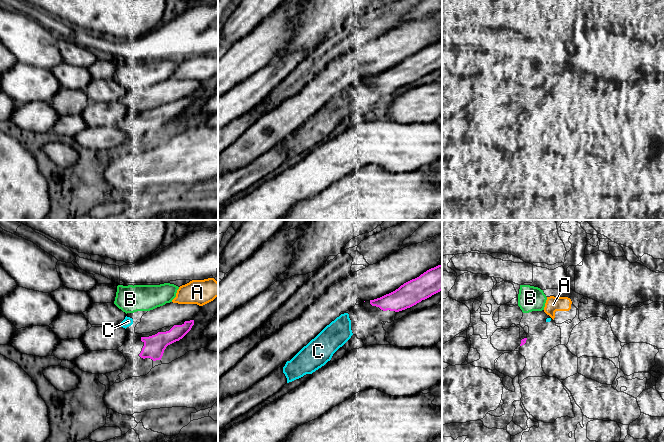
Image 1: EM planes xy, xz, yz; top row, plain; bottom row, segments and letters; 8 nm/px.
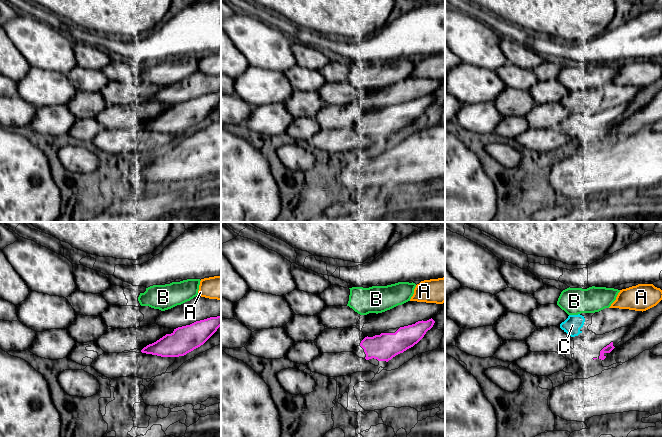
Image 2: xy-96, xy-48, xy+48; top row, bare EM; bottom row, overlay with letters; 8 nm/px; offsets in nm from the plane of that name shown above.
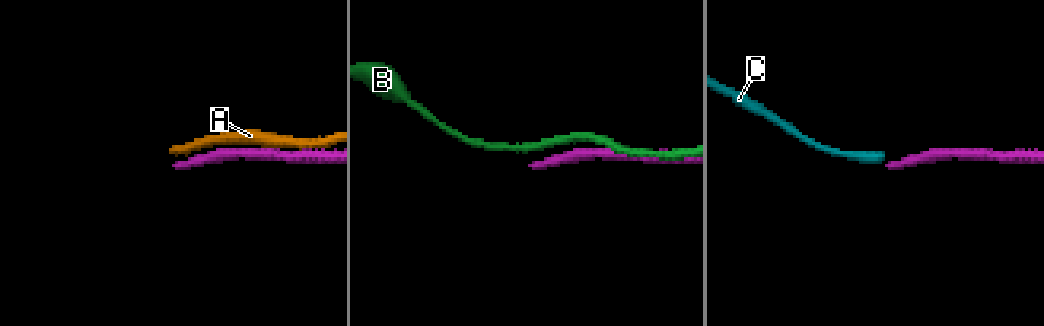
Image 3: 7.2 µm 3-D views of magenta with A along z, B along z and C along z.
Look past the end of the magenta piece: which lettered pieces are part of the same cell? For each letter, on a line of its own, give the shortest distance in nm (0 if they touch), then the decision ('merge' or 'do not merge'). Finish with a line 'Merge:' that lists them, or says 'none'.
A: 130 nm | do not merge
B: 190 nm | do not merge
C: 130 nm | do not merge
Merge: none

